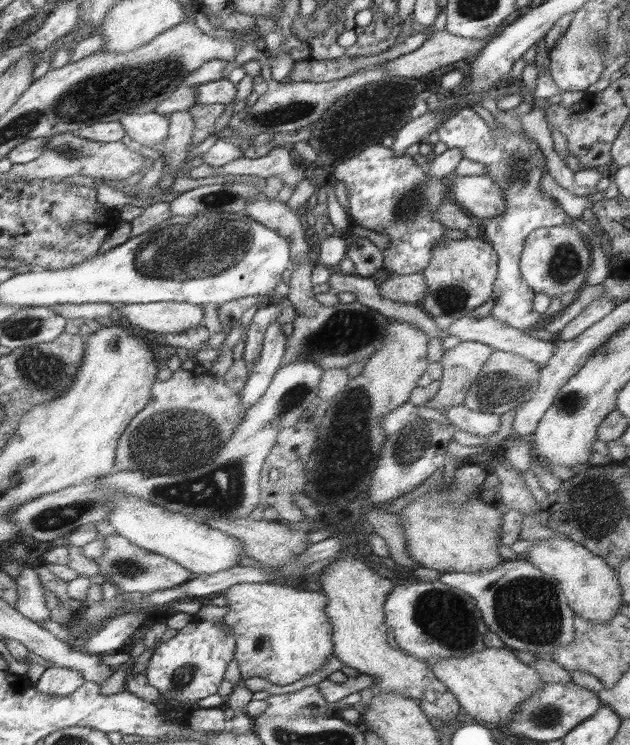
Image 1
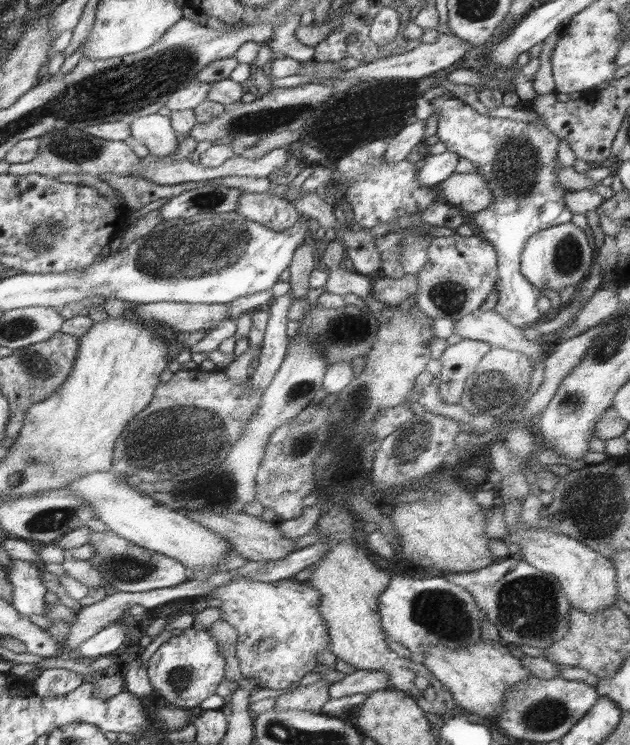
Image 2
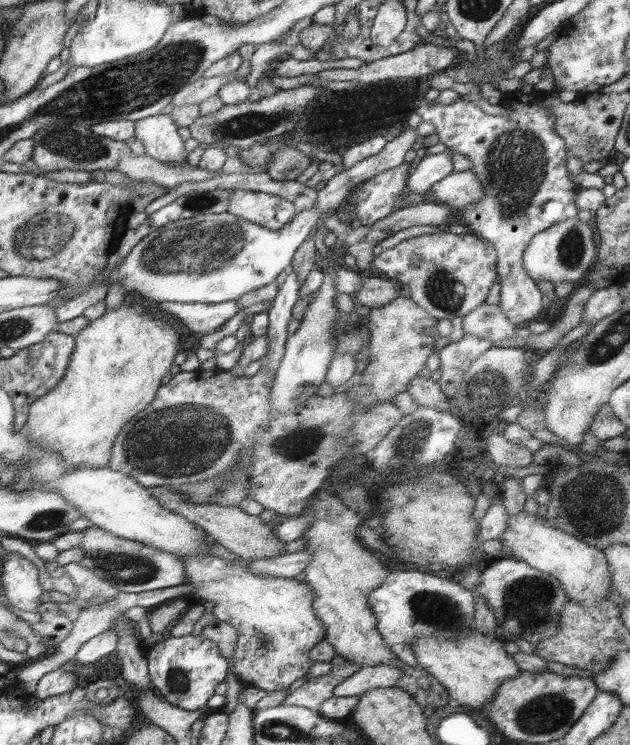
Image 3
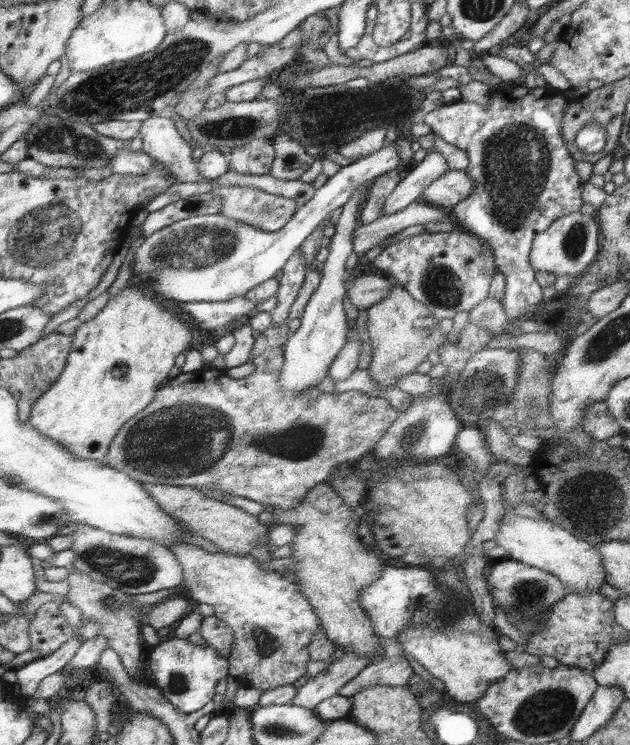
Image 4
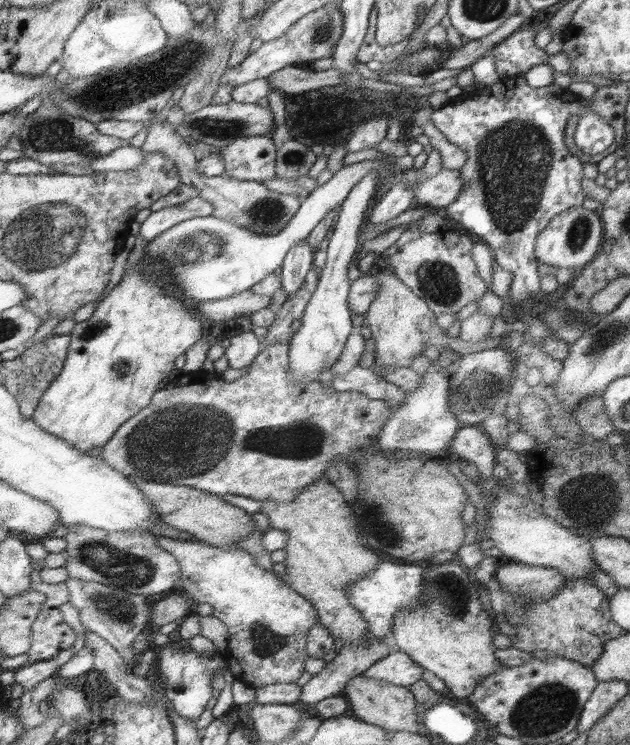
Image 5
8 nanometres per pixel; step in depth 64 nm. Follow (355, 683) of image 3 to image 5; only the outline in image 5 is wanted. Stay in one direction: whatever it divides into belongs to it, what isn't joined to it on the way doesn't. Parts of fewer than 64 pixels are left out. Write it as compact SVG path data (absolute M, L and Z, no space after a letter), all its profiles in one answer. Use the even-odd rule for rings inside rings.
M400 650L381 659L364 672L364 677L403 687L410 687L422 679L424 669Z

